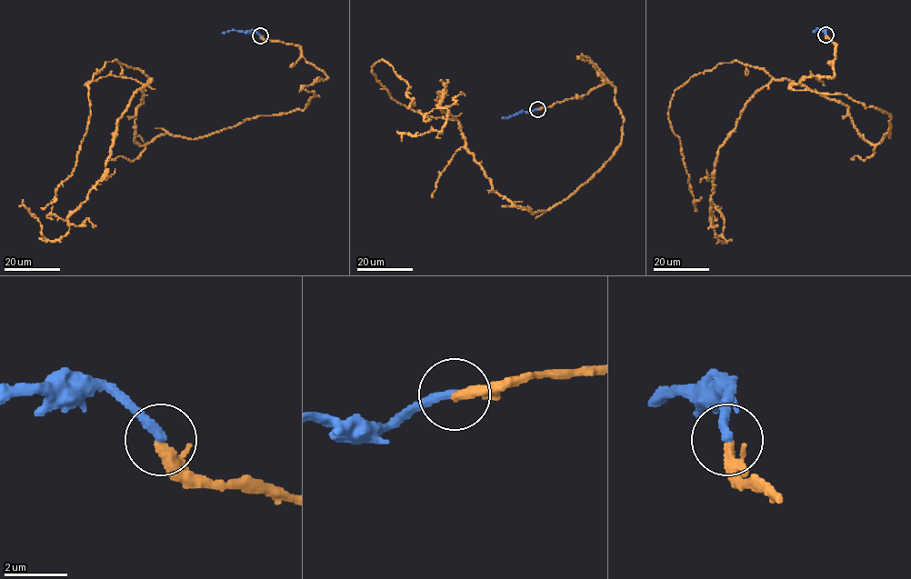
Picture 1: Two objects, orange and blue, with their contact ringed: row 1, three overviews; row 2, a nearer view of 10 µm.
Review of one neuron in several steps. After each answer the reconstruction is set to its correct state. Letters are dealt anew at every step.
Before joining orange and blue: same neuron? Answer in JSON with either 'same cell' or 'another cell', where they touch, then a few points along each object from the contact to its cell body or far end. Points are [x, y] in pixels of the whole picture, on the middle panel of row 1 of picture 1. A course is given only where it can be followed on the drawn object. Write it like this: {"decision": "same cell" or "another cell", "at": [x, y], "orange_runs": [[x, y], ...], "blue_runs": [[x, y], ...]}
{"decision": "same cell", "at": [537, 109], "orange_runs": [[537, 109], [611, 83], [582, 54], [624, 119], [547, 210], [493, 192], [445, 91], [443, 129], [402, 141]], "blue_runs": [[537, 109], [502, 118]]}

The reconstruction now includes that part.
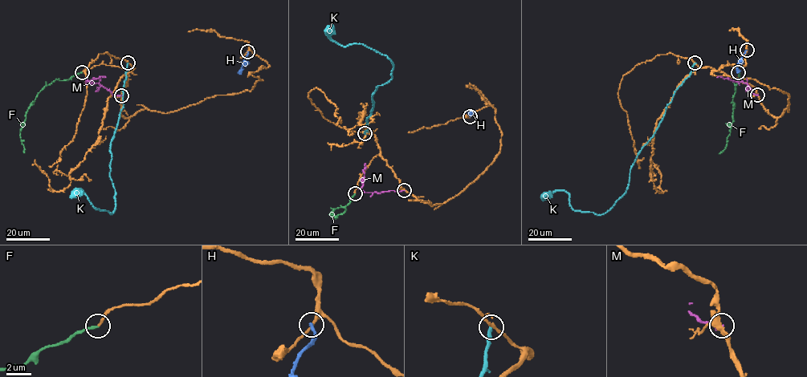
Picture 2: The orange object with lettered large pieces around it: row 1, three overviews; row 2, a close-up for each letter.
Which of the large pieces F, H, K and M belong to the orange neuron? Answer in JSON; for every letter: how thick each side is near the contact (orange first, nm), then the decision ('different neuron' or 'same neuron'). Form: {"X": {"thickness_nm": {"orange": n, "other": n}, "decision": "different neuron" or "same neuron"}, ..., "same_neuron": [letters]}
{"F": {"thickness_nm": {"orange": 170, "other": 200}, "decision": "same neuron"}, "H": {"thickness_nm": {"orange": 240, "other": 280}, "decision": "different neuron"}, "K": {"thickness_nm": {"orange": 190, "other": 320}, "decision": "different neuron"}, "M": {"thickness_nm": {"orange": 340, "other": 200}, "decision": "different neuron"}, "same_neuron": ["F"]}

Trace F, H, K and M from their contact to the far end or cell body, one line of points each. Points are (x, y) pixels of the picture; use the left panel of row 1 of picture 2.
F: (82, 72), (68, 79), (55, 79), (41, 91), (26, 113), (21, 129), (24, 152)
H: (247, 51), (244, 62), (238, 73)
K: (128, 63), (123, 107), (109, 149), (113, 212), (96, 209), (82, 196)
M: (121, 95), (113, 95), (98, 83), (87, 80), (105, 77)

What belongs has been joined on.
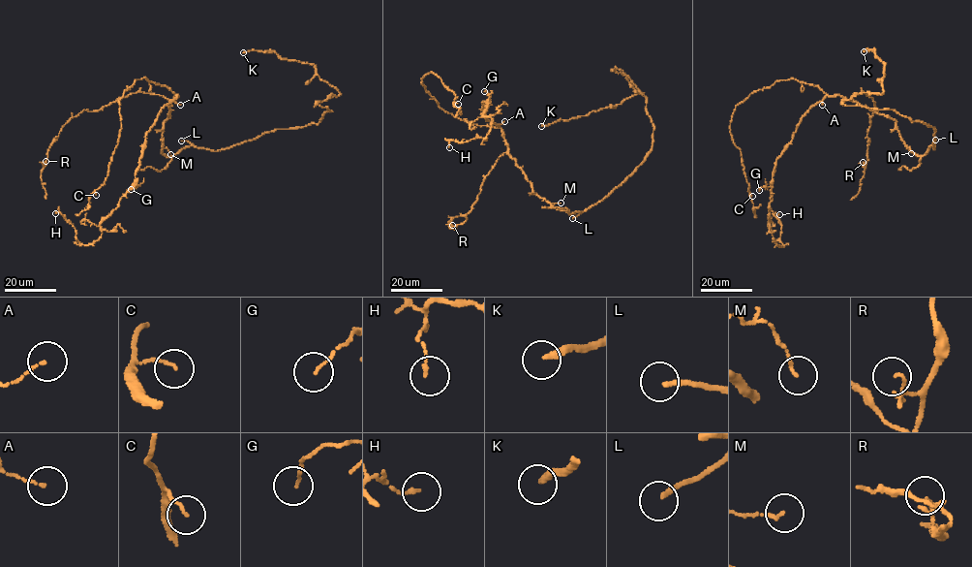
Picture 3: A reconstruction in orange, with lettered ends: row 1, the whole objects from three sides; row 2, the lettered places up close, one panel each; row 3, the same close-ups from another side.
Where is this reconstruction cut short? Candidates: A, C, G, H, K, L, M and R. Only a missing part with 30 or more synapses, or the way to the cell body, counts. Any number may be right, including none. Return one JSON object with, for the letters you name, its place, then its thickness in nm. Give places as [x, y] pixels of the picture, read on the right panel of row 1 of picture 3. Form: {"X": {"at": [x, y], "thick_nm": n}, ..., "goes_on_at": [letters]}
{"K": {"at": [864, 51], "thick_nm": 200}, "L": {"at": [935, 140], "thick_nm": 200}, "goes_on_at": ["K", "L"]}

